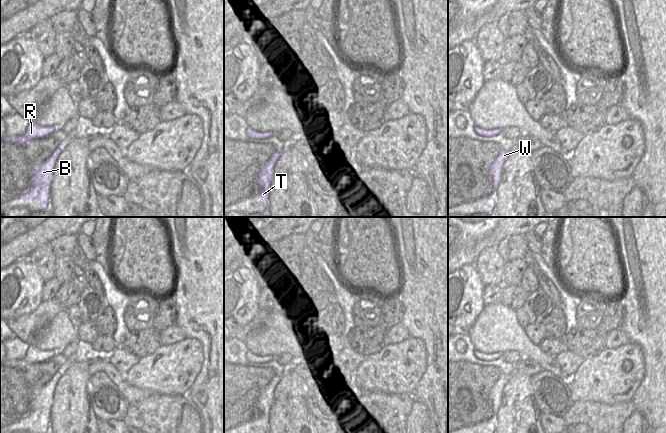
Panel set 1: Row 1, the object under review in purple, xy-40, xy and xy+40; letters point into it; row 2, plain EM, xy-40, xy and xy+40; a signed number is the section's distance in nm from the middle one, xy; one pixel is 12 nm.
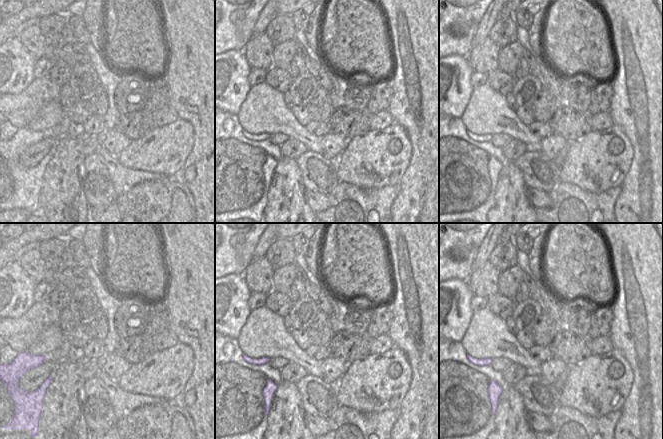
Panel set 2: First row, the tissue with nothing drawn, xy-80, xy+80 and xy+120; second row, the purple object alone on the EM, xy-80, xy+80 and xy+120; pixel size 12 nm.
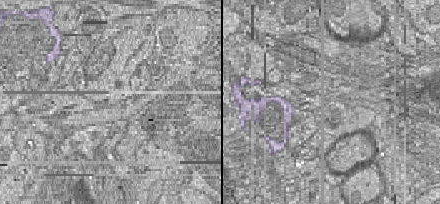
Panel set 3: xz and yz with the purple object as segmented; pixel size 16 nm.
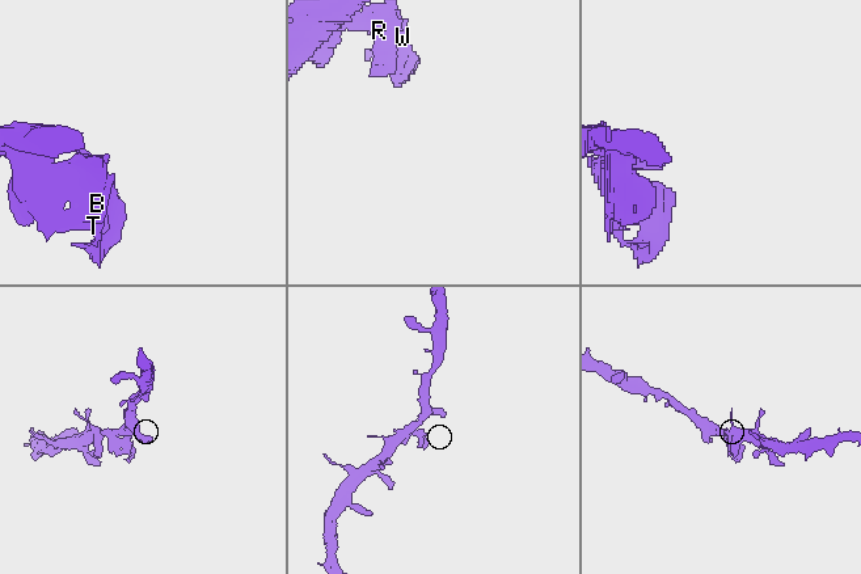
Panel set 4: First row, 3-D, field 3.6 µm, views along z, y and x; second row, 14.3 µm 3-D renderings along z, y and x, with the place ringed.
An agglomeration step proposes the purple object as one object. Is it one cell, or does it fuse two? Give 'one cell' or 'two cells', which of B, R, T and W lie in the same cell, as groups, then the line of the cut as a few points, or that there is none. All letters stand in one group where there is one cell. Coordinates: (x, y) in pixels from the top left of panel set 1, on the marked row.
one cell; groups B R T W; cut none

